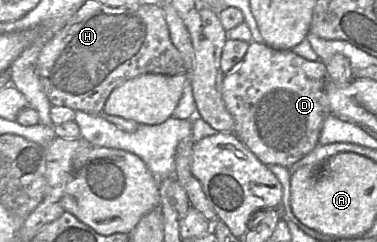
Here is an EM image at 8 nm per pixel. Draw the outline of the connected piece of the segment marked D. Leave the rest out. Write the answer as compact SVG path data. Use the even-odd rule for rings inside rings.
M250 42L244 59L223 77L222 97L234 119L233 133L266 165L290 168L318 144L325 118L331 114L325 92L329 79L326 64L309 61L293 50L276 50L265 43Z

